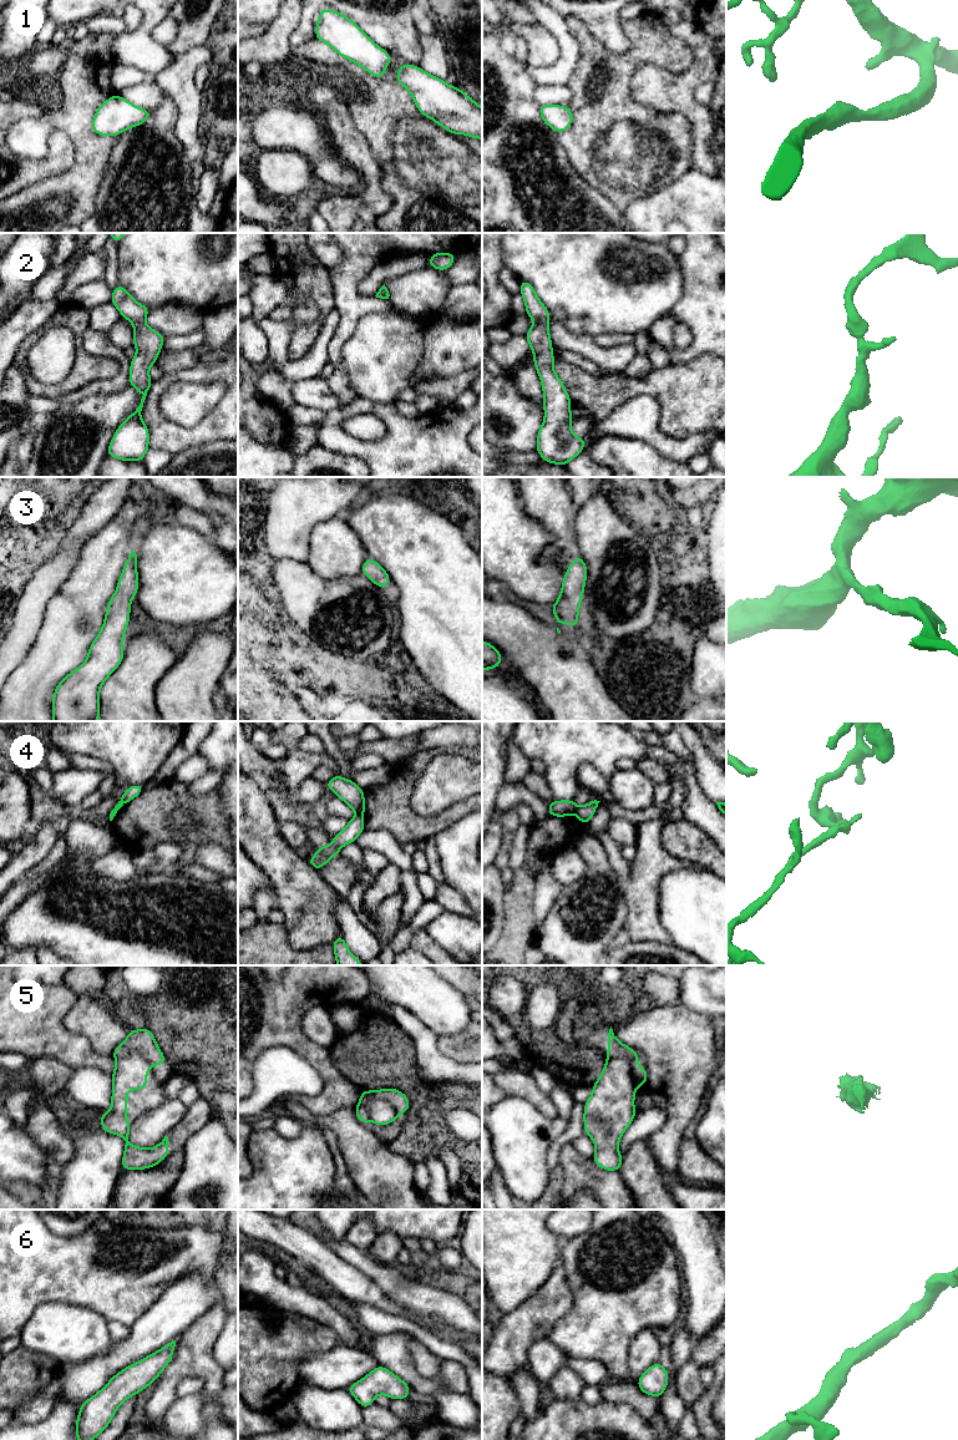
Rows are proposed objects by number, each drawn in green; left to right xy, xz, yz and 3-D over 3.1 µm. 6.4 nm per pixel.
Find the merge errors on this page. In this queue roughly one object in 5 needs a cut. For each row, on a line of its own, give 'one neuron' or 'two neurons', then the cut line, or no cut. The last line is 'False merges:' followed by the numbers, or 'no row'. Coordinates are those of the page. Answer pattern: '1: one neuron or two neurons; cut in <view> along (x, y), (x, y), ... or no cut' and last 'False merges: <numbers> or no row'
1: one neuron; no cut
2: one neuron; no cut
3: one neuron; no cut
4: two neurons; cut in xz along (356, 814), (361, 816)
5: two neurons; cut in yz along (608, 1058), (627, 1058), (630, 1061), (633, 1078), (638, 1083)
6: one neuron; no cut
False merges: 4, 5

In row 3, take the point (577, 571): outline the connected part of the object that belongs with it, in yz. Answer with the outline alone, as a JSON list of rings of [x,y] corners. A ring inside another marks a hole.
[[[578,554],[564,573],[558,600],[551,605],[557,619],[556,627],[562,622],[573,628],[578,627],[578,612],[584,593],[586,580],[587,564]]]

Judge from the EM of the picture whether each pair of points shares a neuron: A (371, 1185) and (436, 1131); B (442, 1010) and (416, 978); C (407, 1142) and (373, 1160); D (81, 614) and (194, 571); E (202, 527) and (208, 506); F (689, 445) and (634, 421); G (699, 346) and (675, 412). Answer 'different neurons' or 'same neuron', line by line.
A: different neurons
B: same neuron
C: different neurons
D: different neurons
E: different neurons
F: same neuron
G: different neurons

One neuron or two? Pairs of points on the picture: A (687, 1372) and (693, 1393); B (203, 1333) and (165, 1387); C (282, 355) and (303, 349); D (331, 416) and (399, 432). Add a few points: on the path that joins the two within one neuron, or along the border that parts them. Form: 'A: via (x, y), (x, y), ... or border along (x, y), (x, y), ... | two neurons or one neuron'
A: via (688, 1377), (689, 1388) | one neuron
B: via (194, 1347), (193, 1353), (173, 1373) | one neuron
C: border along (300, 325), (289, 345), (294, 361) | two neurons
D: via (349, 411), (353, 409), (376, 409), (385, 415) | one neuron

